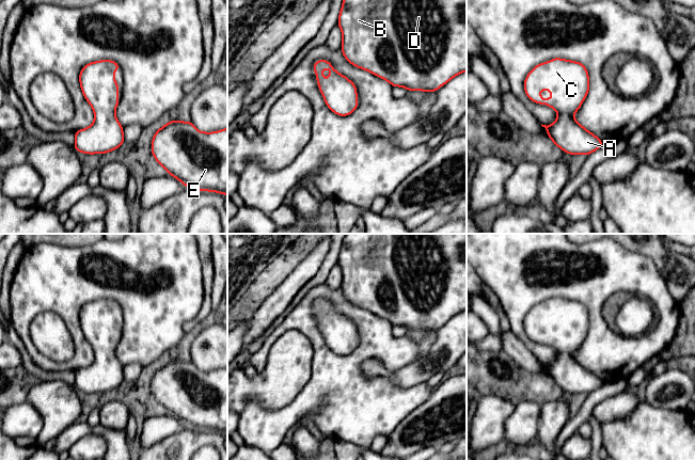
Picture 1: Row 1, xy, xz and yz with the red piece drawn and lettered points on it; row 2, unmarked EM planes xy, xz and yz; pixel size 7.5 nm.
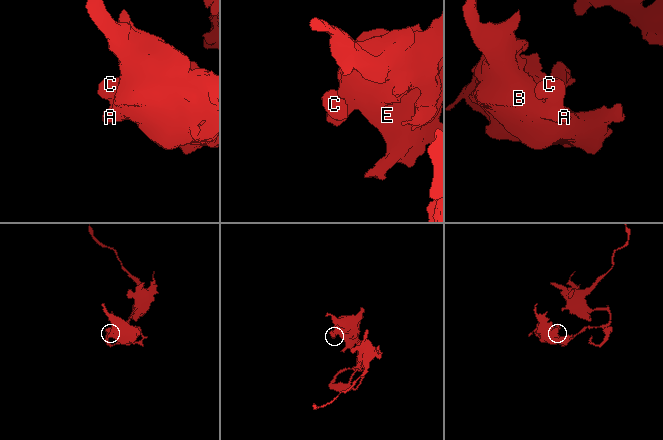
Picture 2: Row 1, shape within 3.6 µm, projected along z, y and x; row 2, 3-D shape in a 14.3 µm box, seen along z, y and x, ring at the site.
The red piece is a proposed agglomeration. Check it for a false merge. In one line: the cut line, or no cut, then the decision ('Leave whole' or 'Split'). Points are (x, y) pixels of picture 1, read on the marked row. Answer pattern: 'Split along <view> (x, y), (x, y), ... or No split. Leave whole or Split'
No split. Leave whole

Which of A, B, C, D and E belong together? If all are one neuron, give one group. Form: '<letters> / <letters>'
A B C D E

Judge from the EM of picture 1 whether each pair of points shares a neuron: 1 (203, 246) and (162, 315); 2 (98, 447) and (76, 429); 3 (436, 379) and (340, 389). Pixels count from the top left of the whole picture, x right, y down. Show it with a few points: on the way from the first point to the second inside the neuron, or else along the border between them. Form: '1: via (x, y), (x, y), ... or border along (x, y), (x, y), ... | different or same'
1: border along (196, 244), (201, 260), (201, 275), (203, 278) | different
2: border along (107, 444), (99, 435), (84, 434), (67, 448) | different
3: border along (426, 382), (432, 389) | different

